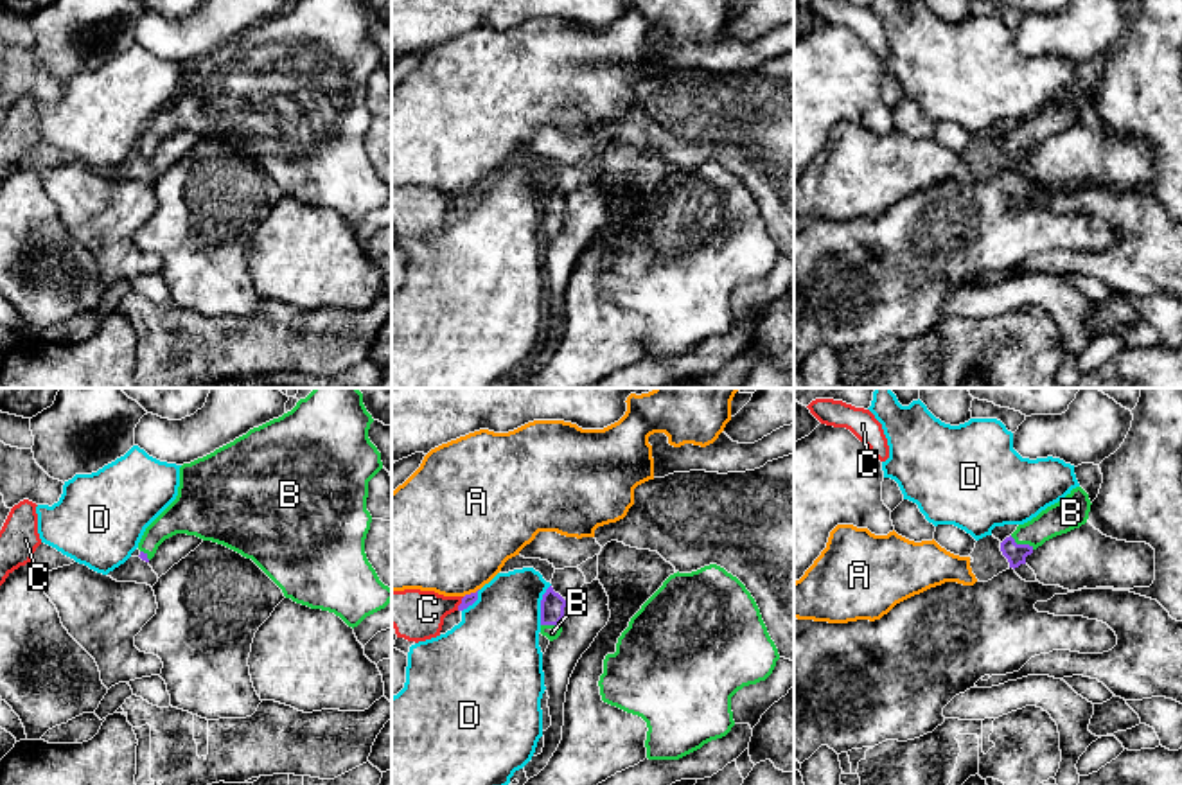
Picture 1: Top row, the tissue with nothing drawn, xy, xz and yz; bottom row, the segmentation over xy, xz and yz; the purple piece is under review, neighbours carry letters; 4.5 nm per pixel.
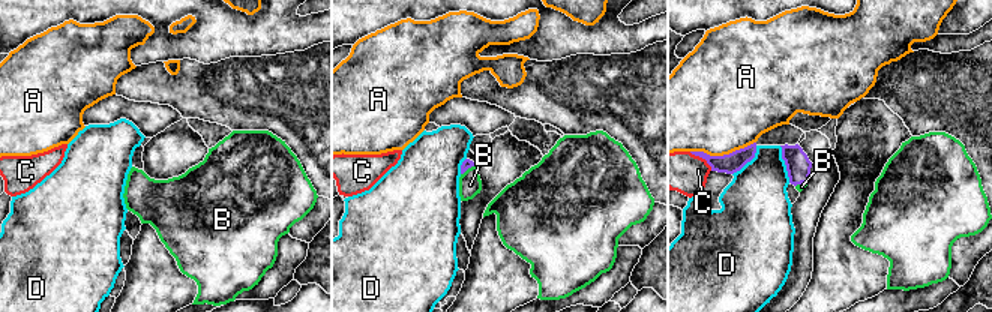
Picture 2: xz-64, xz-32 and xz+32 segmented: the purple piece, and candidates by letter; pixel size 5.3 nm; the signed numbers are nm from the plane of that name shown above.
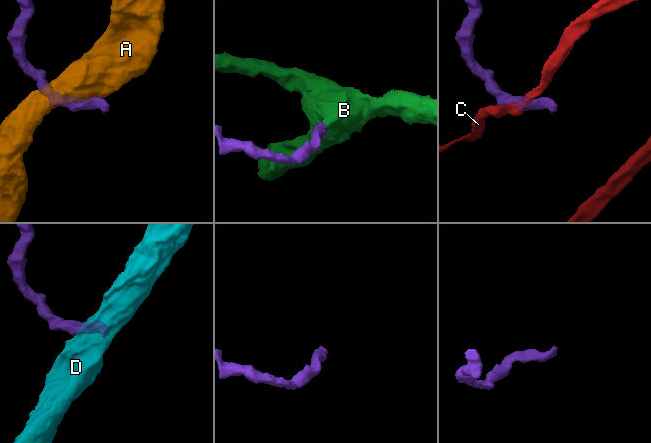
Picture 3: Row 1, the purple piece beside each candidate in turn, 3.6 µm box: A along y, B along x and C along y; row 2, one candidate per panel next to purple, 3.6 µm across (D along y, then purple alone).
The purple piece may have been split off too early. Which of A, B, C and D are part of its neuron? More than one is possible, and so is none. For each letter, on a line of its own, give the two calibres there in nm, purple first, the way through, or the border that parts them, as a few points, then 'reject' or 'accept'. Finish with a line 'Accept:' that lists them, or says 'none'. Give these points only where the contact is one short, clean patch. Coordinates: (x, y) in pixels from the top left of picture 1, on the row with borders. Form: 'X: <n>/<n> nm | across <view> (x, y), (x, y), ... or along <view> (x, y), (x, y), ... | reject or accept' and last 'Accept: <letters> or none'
A: 50/480 nm | reject
B: 90/140 nm | across yz (1015, 554), (1023, 545), (1037, 530), (1067, 514) | accept
C: 50/220 nm | reject
D: 110/360 nm | along xz (550, 584), (541, 600), (539, 624) | reject
Accept: B

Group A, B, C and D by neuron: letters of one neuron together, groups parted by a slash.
A / B / C / D

